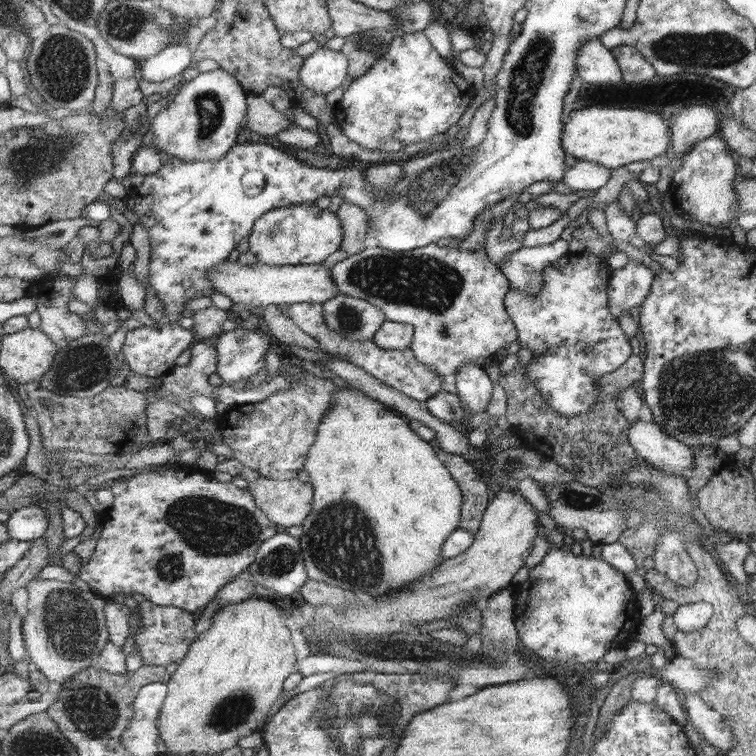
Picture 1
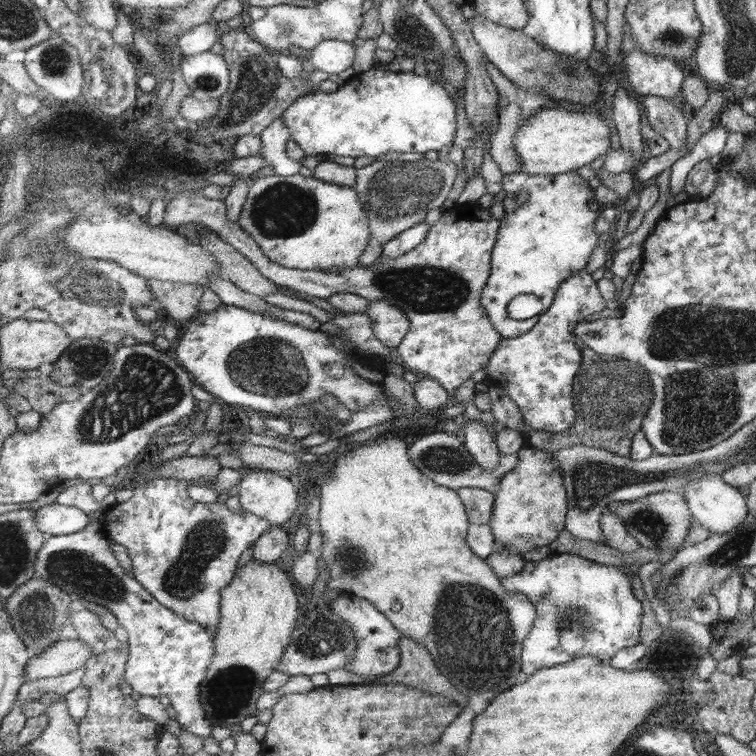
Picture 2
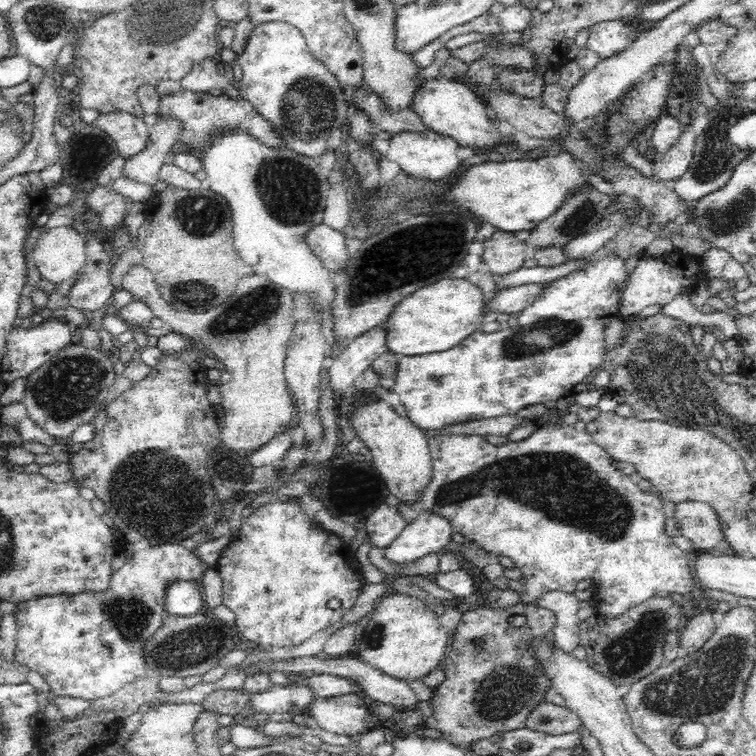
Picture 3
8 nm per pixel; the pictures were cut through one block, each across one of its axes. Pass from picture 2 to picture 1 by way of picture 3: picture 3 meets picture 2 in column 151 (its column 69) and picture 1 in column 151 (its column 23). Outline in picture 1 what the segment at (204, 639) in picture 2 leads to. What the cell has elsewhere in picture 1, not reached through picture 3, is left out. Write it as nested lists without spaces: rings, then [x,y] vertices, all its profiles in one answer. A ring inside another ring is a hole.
[[[149,600],[139,602],[138,605],[137,614],[142,626],[132,637],[134,646],[139,647],[145,659],[145,665],[165,666],[170,662],[180,663],[187,657],[191,645],[198,638],[194,638],[196,616],[188,610],[176,606],[159,606]]]

